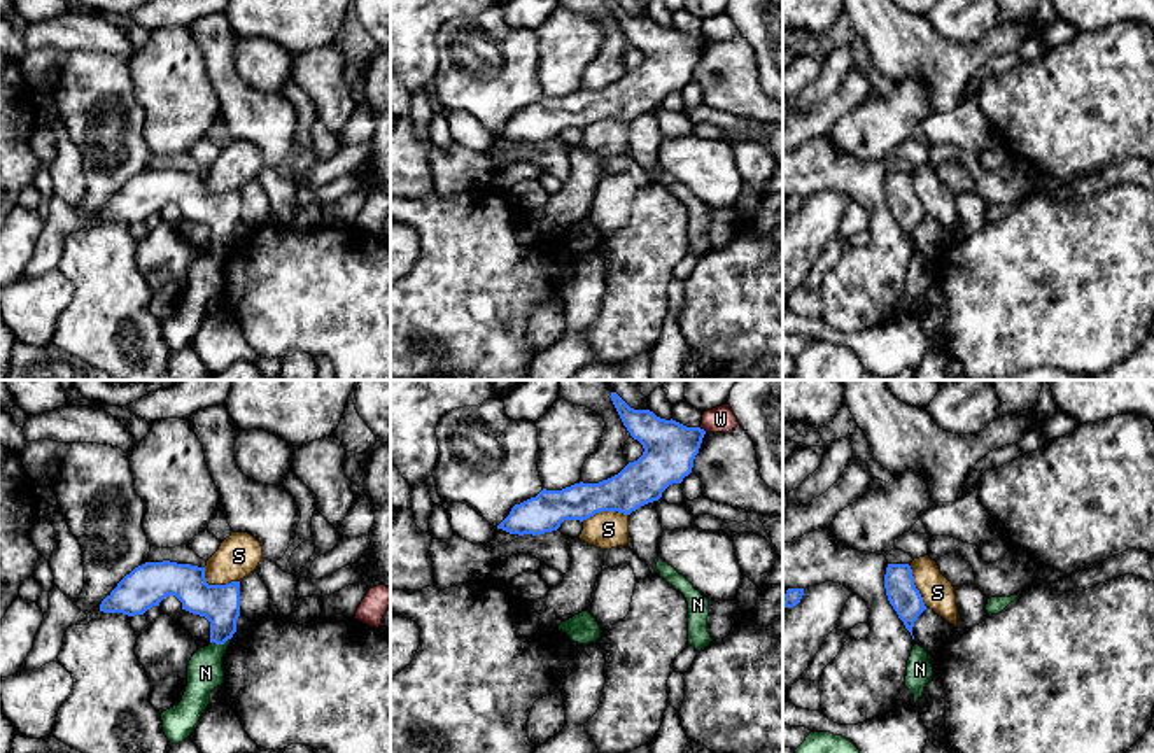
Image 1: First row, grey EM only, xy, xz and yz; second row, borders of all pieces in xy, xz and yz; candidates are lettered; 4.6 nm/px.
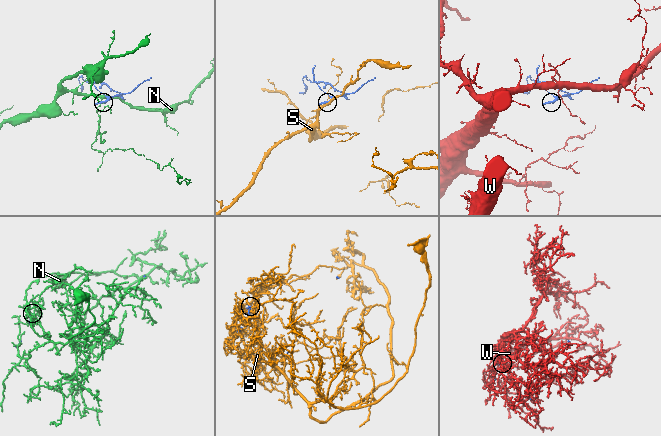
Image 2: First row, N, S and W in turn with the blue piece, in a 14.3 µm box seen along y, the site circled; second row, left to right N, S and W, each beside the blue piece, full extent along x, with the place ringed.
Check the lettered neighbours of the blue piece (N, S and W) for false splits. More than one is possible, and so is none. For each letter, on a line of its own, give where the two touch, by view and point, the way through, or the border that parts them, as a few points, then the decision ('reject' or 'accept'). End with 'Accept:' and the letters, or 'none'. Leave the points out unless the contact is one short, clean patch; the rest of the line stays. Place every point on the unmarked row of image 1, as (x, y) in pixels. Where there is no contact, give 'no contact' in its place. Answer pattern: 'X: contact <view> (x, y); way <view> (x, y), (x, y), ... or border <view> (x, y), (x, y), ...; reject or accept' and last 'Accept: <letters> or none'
N: contact xy (219, 251); accept
S: contact xy (216, 193); border xy (204, 175), (204, 184), (209, 191), (239, 190); reject
W: contact xz (703, 37); border xz (699, 35), (706, 39); reject
Accept: N

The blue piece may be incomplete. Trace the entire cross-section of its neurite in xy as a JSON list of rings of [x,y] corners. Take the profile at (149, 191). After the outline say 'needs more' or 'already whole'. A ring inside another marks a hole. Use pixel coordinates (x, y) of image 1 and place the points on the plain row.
[[[170,168],[145,170],[117,191],[102,208],[100,219],[144,222],[168,203],[175,203],[182,217],[210,229],[210,252],[191,264],[182,308],[159,322],[170,352],[179,352],[191,343],[210,312],[212,298],[224,291],[222,264],[236,240],[240,189],[208,193],[205,175]]]; needs more

